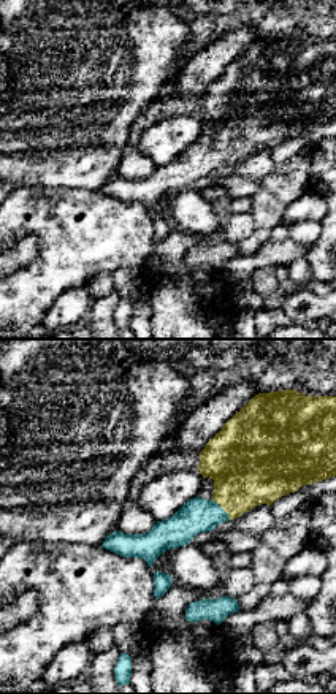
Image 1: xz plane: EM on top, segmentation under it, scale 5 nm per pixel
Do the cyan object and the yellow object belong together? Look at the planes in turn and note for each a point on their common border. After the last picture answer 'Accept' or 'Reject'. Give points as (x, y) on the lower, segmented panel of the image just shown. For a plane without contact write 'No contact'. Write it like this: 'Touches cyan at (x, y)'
Touches cyan at (222, 509)

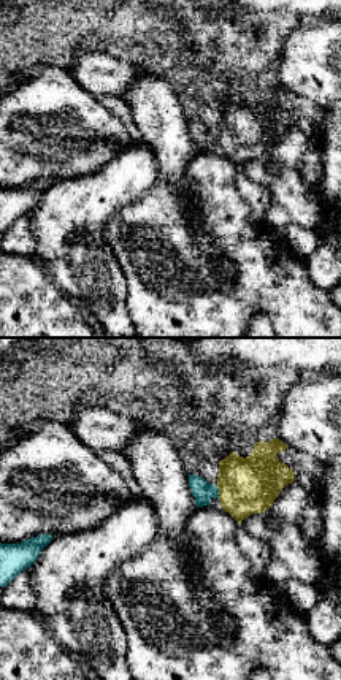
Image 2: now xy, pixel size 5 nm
Touches cyan at (218, 492)

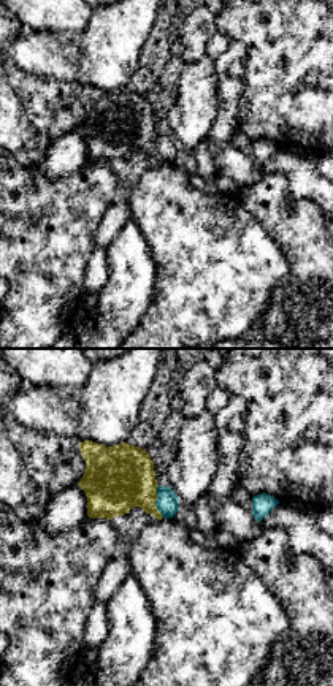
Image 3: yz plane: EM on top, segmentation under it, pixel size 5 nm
Touches cyan at (156, 503)

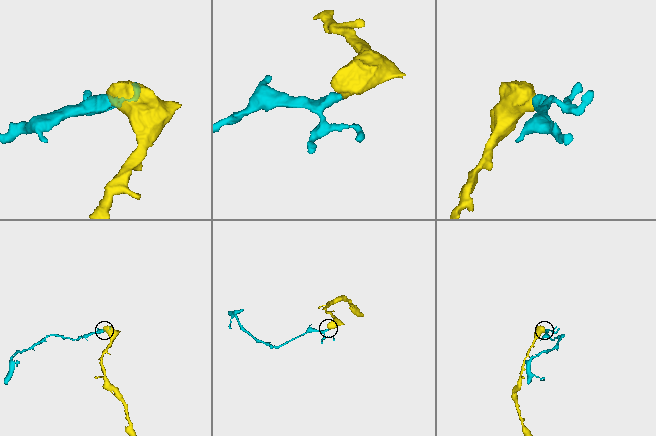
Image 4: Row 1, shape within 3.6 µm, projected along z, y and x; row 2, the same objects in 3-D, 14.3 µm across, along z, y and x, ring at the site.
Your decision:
Accept

